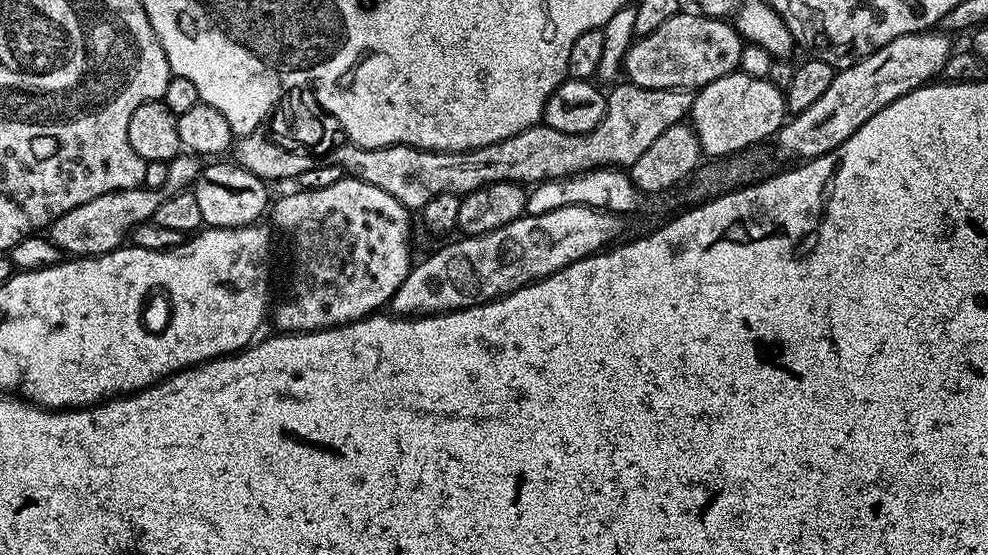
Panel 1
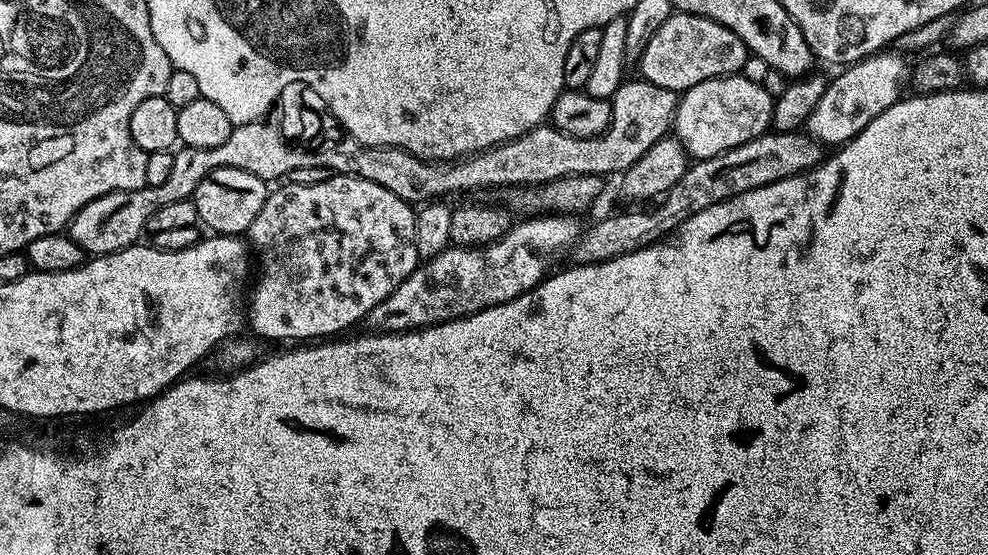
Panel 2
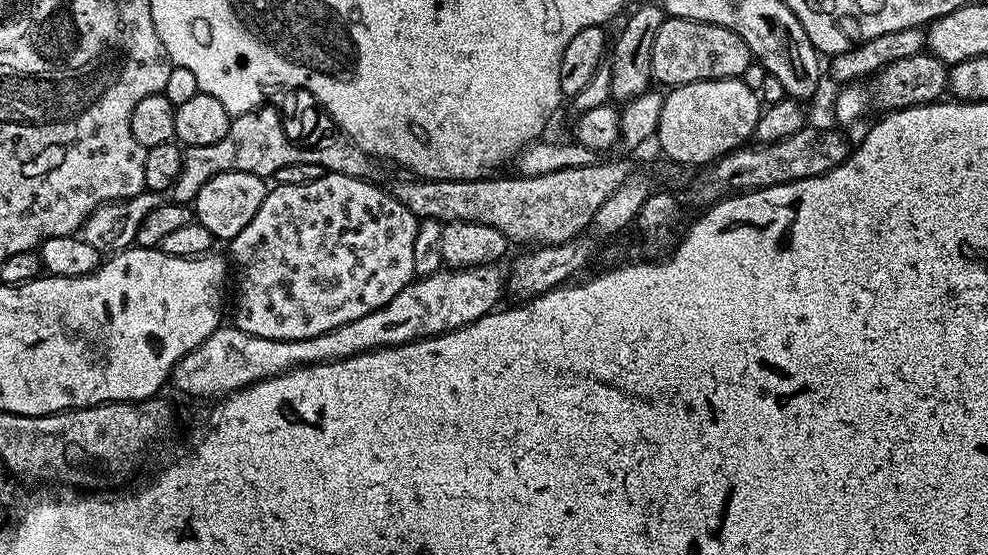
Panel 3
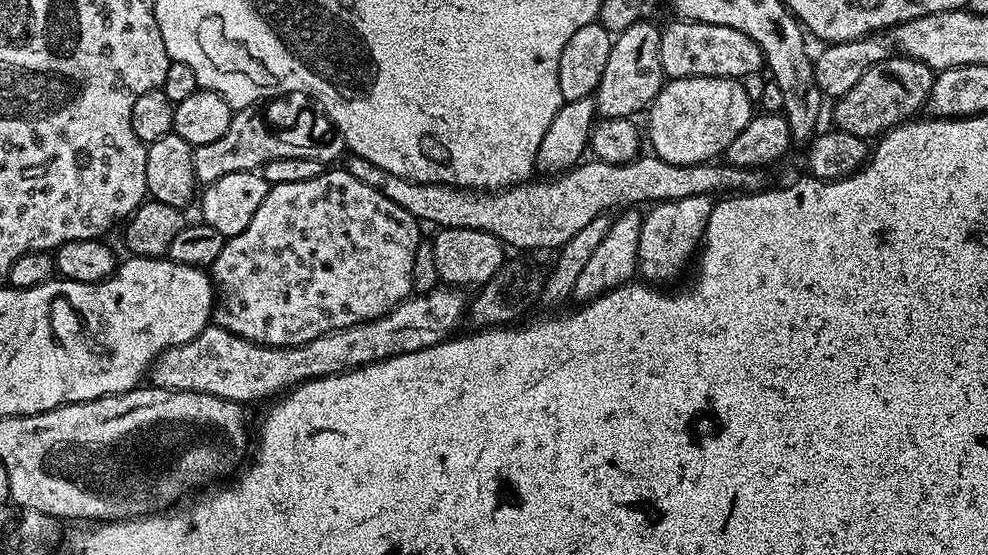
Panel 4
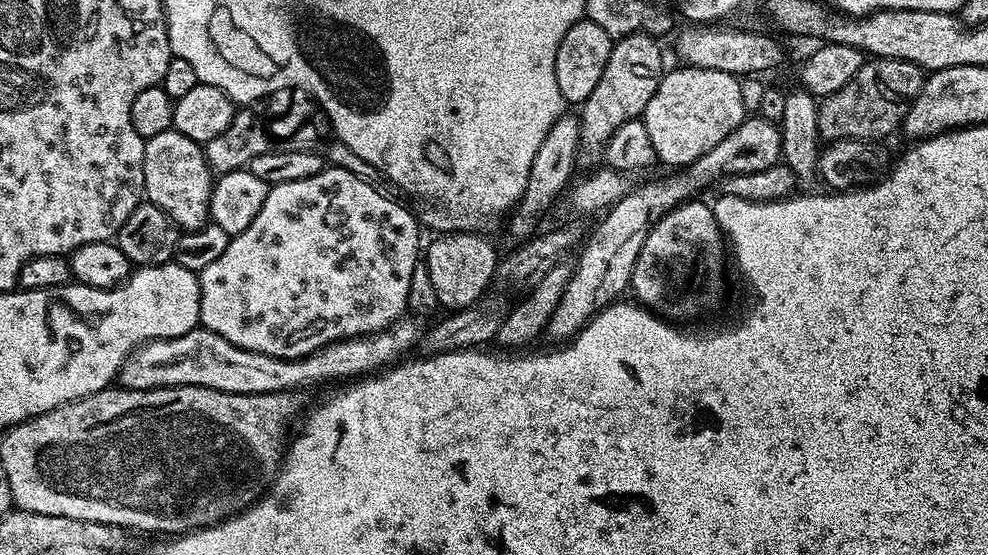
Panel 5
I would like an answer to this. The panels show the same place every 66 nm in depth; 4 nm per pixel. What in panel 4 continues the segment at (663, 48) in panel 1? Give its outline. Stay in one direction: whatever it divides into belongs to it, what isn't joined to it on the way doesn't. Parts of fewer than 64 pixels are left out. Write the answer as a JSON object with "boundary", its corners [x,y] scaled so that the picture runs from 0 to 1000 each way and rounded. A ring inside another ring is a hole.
{"boundary":[[[685,34],[685,43],[674,49],[668,61],[668,110],[673,139],[735,141],[752,146],[755,133],[769,130],[774,108],[768,79],[751,54],[739,47],[719,45],[711,38]]]}

